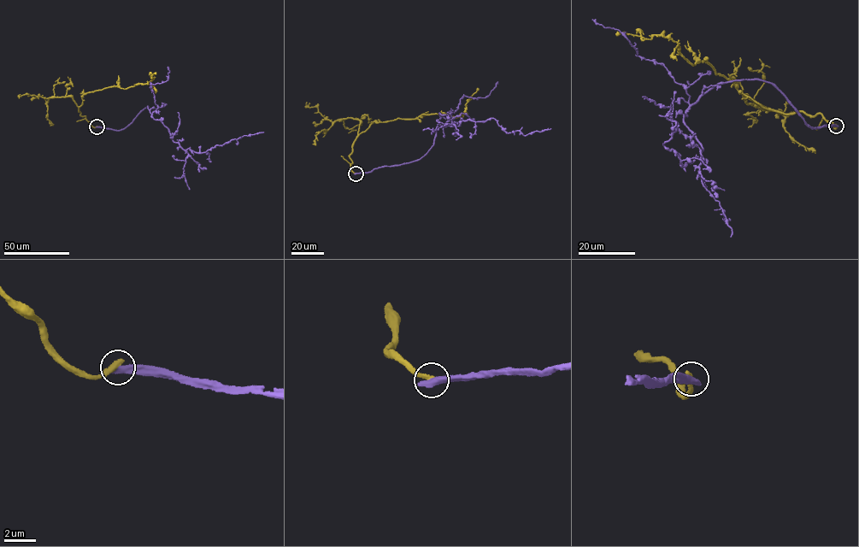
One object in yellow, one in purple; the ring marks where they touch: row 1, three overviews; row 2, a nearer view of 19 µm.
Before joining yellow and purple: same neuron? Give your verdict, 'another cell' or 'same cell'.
another cell

